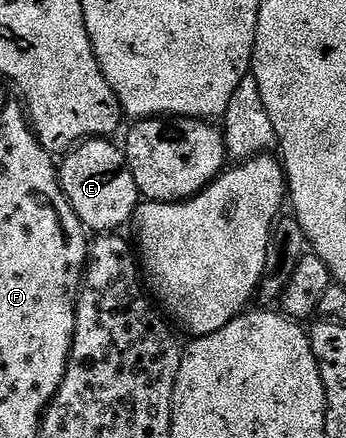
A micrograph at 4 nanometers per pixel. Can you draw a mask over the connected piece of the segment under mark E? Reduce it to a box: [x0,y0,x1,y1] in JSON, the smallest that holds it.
[58,138,140,235]

